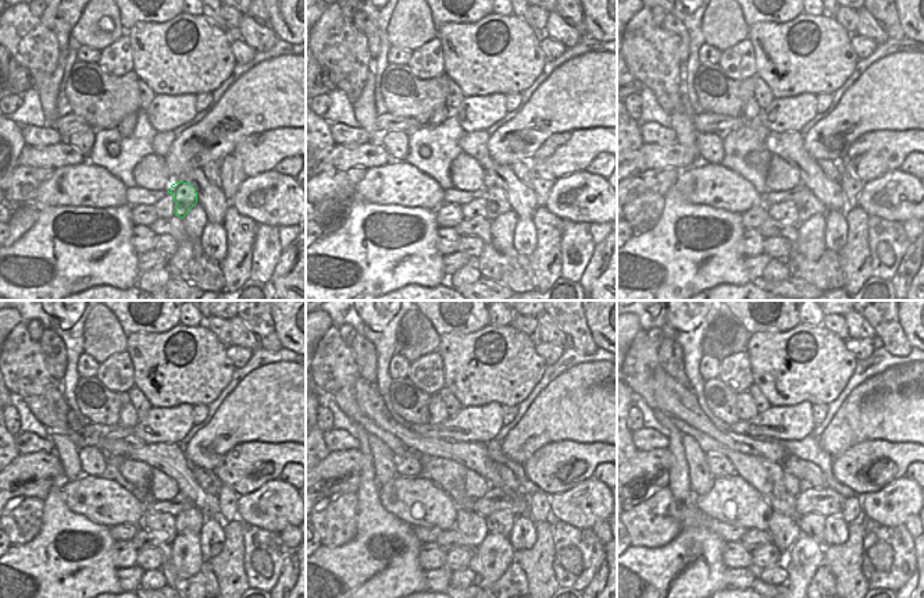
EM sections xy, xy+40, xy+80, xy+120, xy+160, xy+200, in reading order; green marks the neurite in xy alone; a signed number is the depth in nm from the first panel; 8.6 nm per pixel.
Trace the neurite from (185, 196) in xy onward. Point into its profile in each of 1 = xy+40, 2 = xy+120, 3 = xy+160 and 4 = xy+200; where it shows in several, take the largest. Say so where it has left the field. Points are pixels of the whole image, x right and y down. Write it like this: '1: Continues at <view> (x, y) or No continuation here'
1: Continues at xy+40 (496, 199)
2: Continues at xy+120 (191, 520)
3: Continues at xy+160 (502, 522)
4: Continues at xy+200 (813, 524)

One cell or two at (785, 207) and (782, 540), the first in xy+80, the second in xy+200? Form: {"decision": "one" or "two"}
{"decision": "one"}

